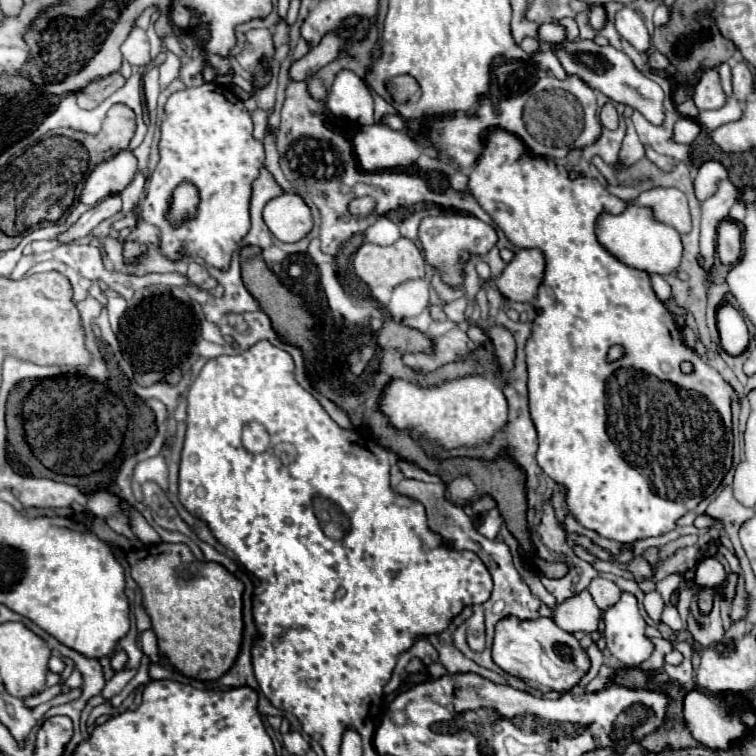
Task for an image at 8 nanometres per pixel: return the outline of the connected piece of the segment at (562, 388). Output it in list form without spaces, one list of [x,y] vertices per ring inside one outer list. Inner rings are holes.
[[[490,127],[482,133],[482,153],[470,173],[468,181],[468,191],[472,197],[480,203],[480,207],[494,219],[494,223],[506,233],[506,237],[518,247],[518,249],[540,249],[546,257],[546,275],[544,281],[538,289],[538,297],[534,301],[536,309],[536,319],[532,323],[532,335],[526,341],[526,365],[528,365],[528,395],[530,395],[530,415],[534,421],[534,427],[538,431],[538,465],[544,469],[546,475],[550,475],[556,483],[564,485],[568,495],[568,509],[570,513],[588,529],[598,531],[602,537],[616,539],[622,543],[630,543],[636,539],[644,539],[650,535],[662,535],[668,533],[676,527],[676,519],[682,517],[686,511],[694,511],[696,505],[712,495],[726,473],[732,467],[732,401],[736,399],[734,387],[716,371],[712,369],[698,353],[694,353],[682,337],[680,327],[674,323],[670,311],[664,307],[664,303],[656,297],[650,277],[646,271],[632,269],[618,261],[614,255],[610,255],[604,245],[600,245],[596,237],[596,221],[602,213],[610,215],[620,215],[626,211],[626,203],[612,193],[608,193],[606,187],[602,187],[596,179],[590,179],[586,175],[578,175],[576,181],[570,179],[570,171],[566,167],[560,167],[554,159],[544,157],[544,155],[532,155],[526,143],[522,139],[506,129],[500,127]],[[620,343],[626,349],[626,355],[616,361],[616,363],[606,363],[606,351],[610,345]],[[682,361],[692,361],[694,363],[694,373],[692,375],[682,375],[680,373],[680,363]],[[614,381],[614,405],[610,405],[608,399],[608,385]]]

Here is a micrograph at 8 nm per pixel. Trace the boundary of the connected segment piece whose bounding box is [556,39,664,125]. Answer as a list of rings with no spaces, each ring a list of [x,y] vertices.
[[[576,39],[574,43],[562,41],[562,49],[556,51],[556,57],[560,59],[560,63],[564,65],[568,75],[578,75],[580,79],[586,79],[586,83],[592,89],[602,91],[612,101],[618,101],[618,103],[638,109],[654,125],[664,123],[664,91],[662,91],[662,87],[658,83],[654,83],[652,79],[648,79],[642,71],[638,71],[634,61],[624,51],[618,51],[610,45],[600,47],[594,41],[578,41]]]

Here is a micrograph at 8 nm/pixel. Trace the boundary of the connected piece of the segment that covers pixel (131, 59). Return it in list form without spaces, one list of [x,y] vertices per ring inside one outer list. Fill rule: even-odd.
[[[134,27],[128,35],[128,39],[122,43],[122,55],[130,65],[146,65],[150,63],[150,45],[144,29]]]

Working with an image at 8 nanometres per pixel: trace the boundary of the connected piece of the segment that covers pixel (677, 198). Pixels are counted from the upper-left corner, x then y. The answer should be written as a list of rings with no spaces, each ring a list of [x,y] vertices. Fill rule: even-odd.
[[[656,187],[640,193],[636,203],[650,207],[652,217],[656,221],[674,227],[678,233],[690,231],[690,213],[688,213],[688,203],[682,191]]]

